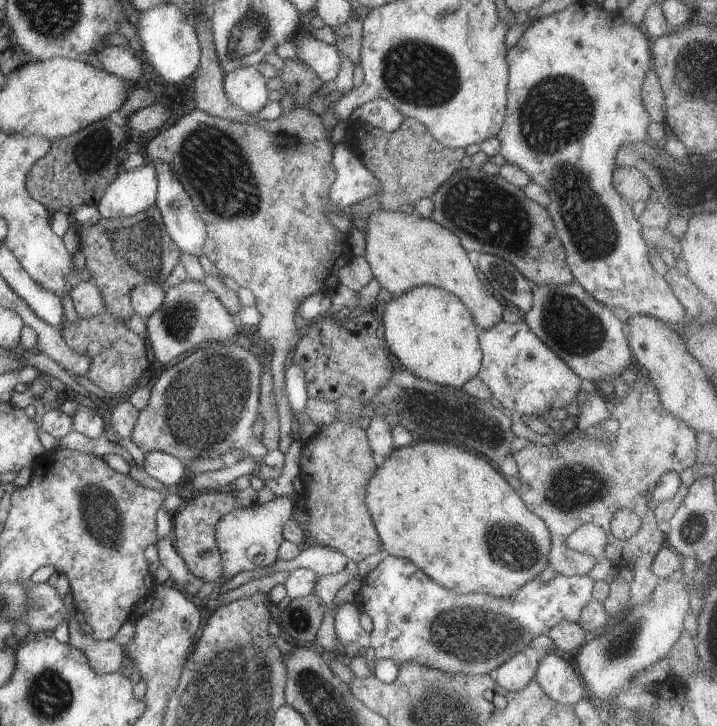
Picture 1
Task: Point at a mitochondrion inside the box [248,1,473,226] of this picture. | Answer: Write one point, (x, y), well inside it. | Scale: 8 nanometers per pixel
(417, 73)

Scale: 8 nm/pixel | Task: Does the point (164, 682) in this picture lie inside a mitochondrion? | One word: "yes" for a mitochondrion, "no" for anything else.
yes

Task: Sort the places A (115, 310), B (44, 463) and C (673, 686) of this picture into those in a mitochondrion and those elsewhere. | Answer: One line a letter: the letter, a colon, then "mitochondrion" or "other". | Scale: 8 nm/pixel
A: other
B: other
C: other

